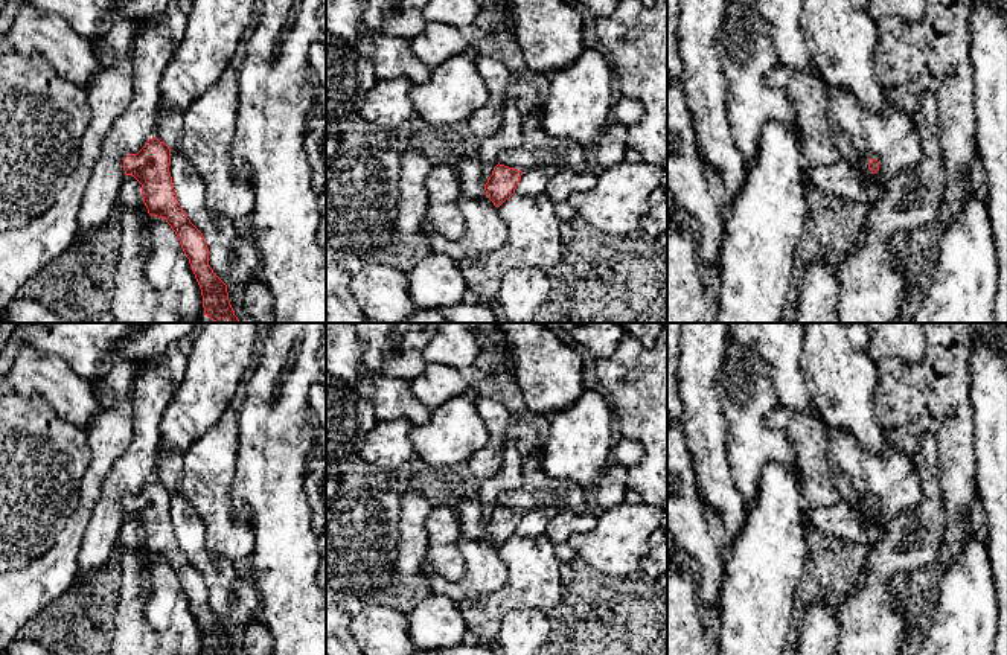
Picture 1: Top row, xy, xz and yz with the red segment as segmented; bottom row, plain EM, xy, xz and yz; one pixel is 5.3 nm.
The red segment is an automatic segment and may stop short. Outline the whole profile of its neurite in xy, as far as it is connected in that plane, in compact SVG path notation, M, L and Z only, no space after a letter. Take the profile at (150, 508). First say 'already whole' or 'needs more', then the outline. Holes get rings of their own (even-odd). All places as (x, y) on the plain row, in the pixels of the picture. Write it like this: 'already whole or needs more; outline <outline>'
needs more; outline M157 478L149 480L137 495L126 497L120 547L137 550L143 544L151 558L163 559L171 567L200 626L204 655L235 655L227 626L209 606L209 590L203 574L178 544L169 507L171 490Z

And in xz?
needs more; outline M477 495L462 497L456 513L462 527L462 536L468 539L488 538L495 548L509 541L521 521L523 513L504 506L497 506L488 524L480 522L481 512Z

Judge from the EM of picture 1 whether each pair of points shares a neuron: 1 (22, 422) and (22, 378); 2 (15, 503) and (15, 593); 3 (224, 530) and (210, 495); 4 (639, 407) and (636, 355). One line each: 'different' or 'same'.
1: different
2: different
3: same
4: same

